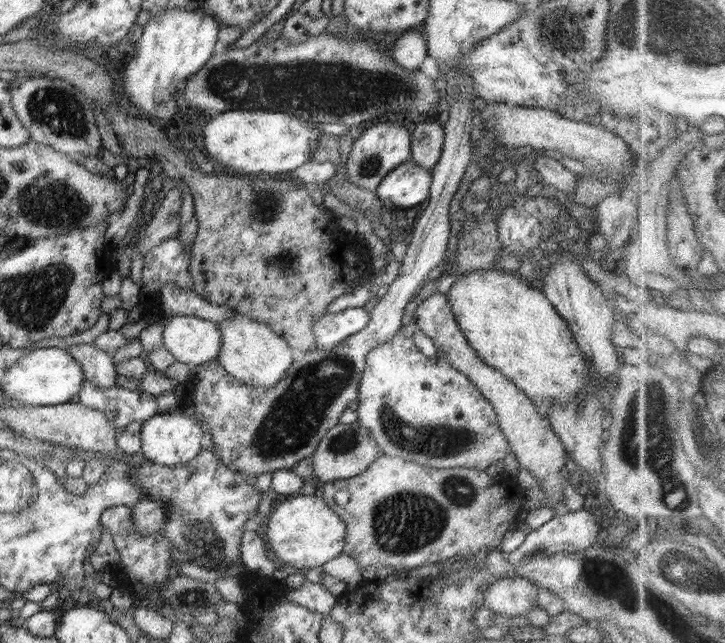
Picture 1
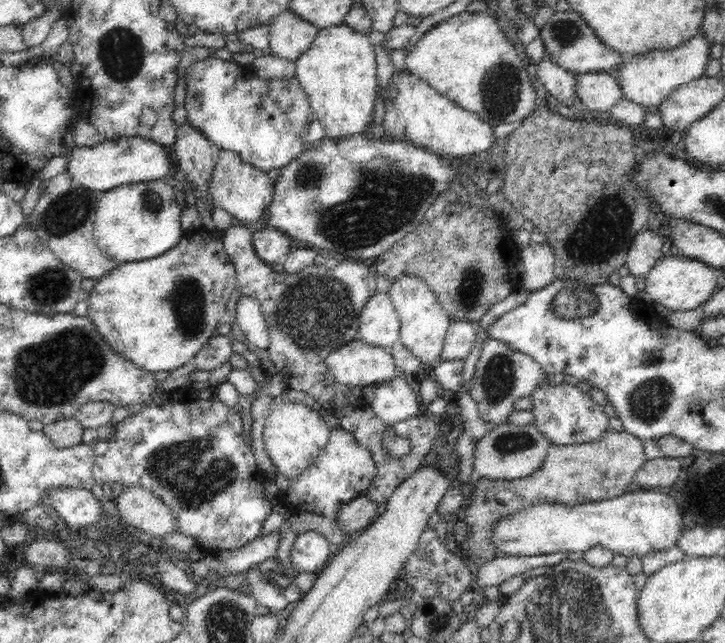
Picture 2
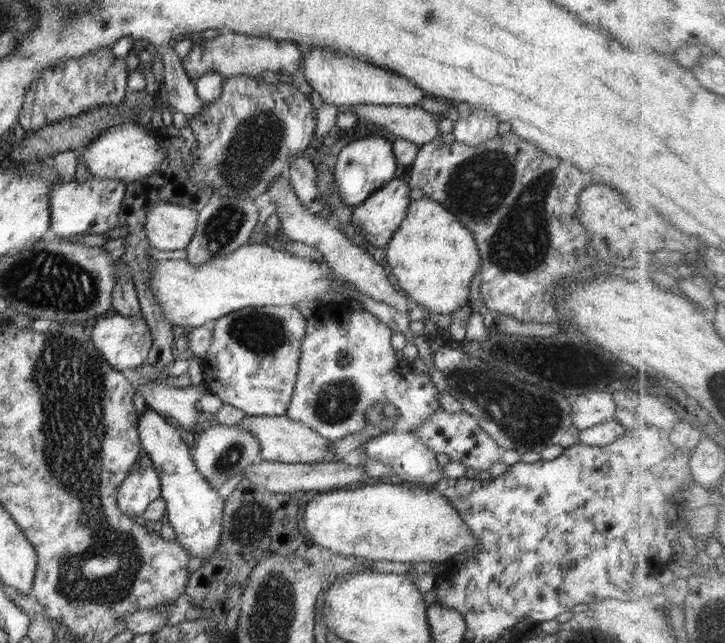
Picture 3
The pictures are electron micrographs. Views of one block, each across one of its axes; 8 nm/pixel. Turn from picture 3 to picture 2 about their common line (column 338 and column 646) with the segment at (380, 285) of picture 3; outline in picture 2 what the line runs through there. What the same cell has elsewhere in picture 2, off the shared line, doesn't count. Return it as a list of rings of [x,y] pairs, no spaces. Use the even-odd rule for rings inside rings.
[[[644,230],[644,232],[636,234],[634,244],[627,252],[628,258],[625,262],[629,274],[634,278],[646,278],[648,272],[652,270],[652,266],[663,257],[662,244],[664,244],[662,236],[652,230]]]

